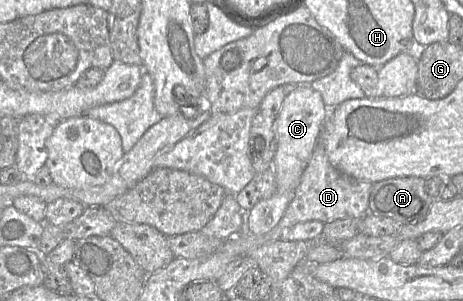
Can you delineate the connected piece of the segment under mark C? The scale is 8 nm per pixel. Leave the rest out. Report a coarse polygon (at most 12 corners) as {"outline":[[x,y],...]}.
{"outline":[[310,85],[288,90],[273,124],[277,189],[250,209],[275,228],[295,197],[328,109]]}

